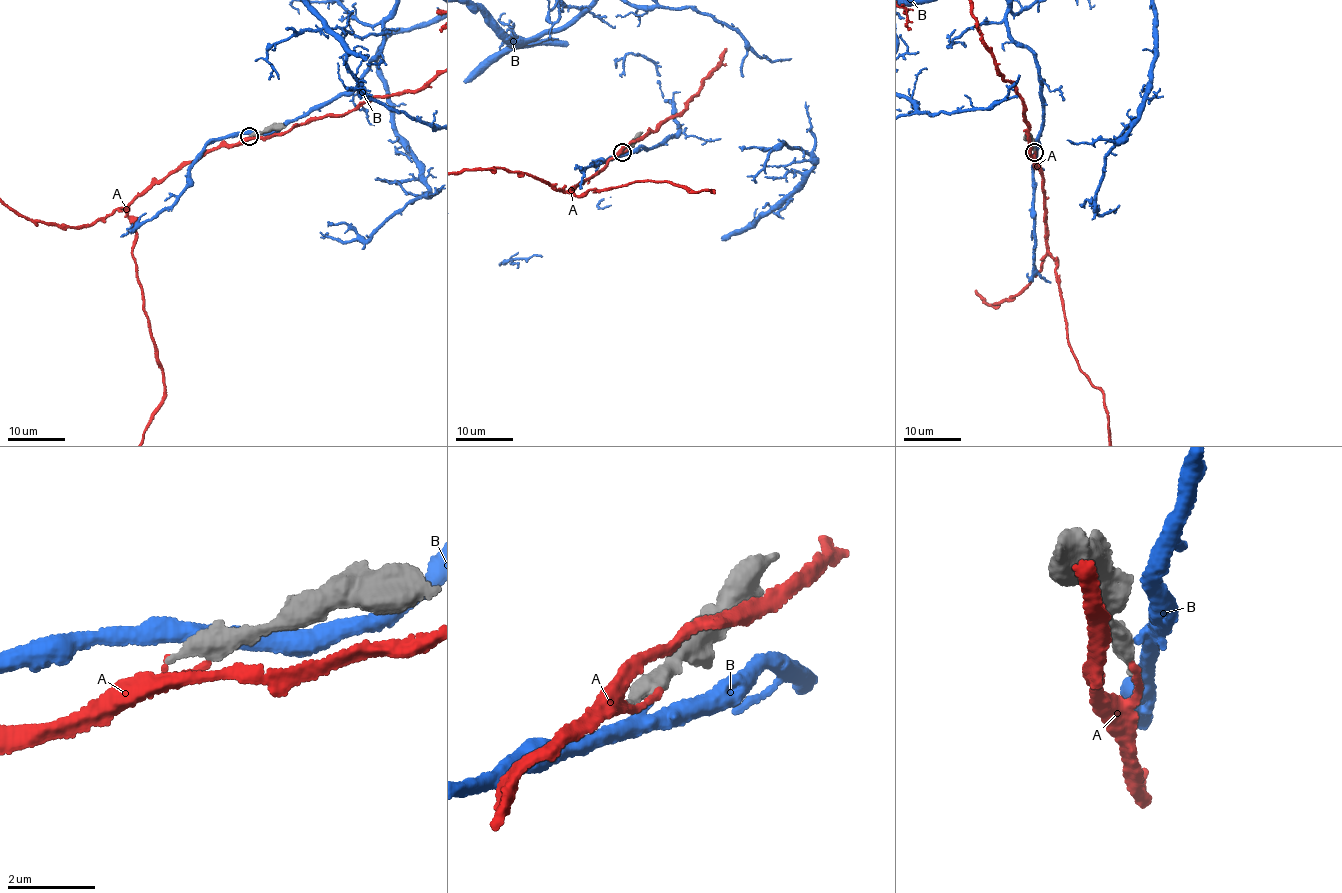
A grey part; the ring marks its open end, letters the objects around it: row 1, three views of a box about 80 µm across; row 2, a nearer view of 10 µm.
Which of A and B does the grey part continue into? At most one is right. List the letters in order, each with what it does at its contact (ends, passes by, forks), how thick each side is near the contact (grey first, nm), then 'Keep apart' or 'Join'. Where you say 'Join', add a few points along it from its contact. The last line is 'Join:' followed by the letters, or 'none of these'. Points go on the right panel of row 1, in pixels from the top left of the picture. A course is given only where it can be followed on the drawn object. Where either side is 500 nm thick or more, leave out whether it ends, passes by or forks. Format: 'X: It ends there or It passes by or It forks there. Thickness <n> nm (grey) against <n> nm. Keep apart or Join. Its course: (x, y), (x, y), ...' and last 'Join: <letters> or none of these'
A: It passes by. Thickness 320 nm (grey) against 110 nm. Keep apart
B: Thickness 550 nm (grey) against 280 nm. Keep apart
Join: none of these

